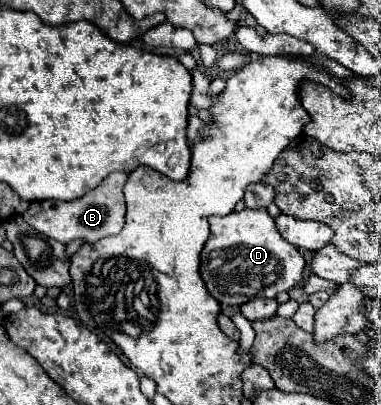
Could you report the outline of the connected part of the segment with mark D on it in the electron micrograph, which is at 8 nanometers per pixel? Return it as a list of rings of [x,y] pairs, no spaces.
[[[243,209],[241,213],[229,213],[225,217],[211,217],[211,235],[201,251],[201,277],[207,291],[221,305],[243,305],[255,297],[275,297],[279,291],[289,291],[291,287],[303,283],[305,259],[295,245],[285,241],[275,227],[273,217],[265,209]]]

